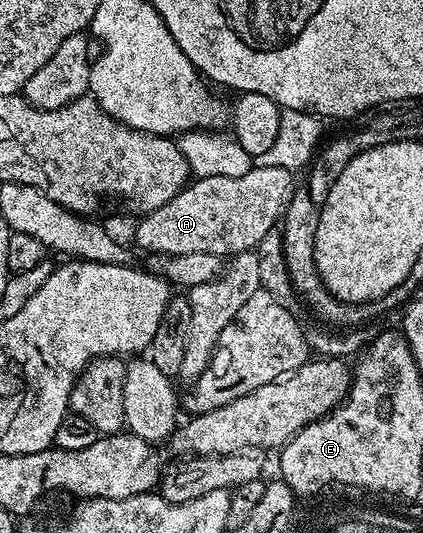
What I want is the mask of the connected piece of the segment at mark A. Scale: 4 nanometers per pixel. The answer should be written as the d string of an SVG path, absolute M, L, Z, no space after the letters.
M252 166L249 173L243 174L241 177L205 177L204 179L195 179L188 182L181 193L177 193L177 197L173 197L173 201L165 201L165 205L161 205L161 209L153 209L148 215L142 216L138 220L139 224L135 227L135 243L143 251L156 251L156 256L166 257L168 255L184 255L185 253L213 253L220 257L234 257L243 251L250 251L255 248L261 241L261 237L265 237L265 233L276 230L277 224L282 220L285 209L289 205L289 201L293 197L293 193L297 189L295 183L296 176L292 172L281 169L280 167L260 167Z

